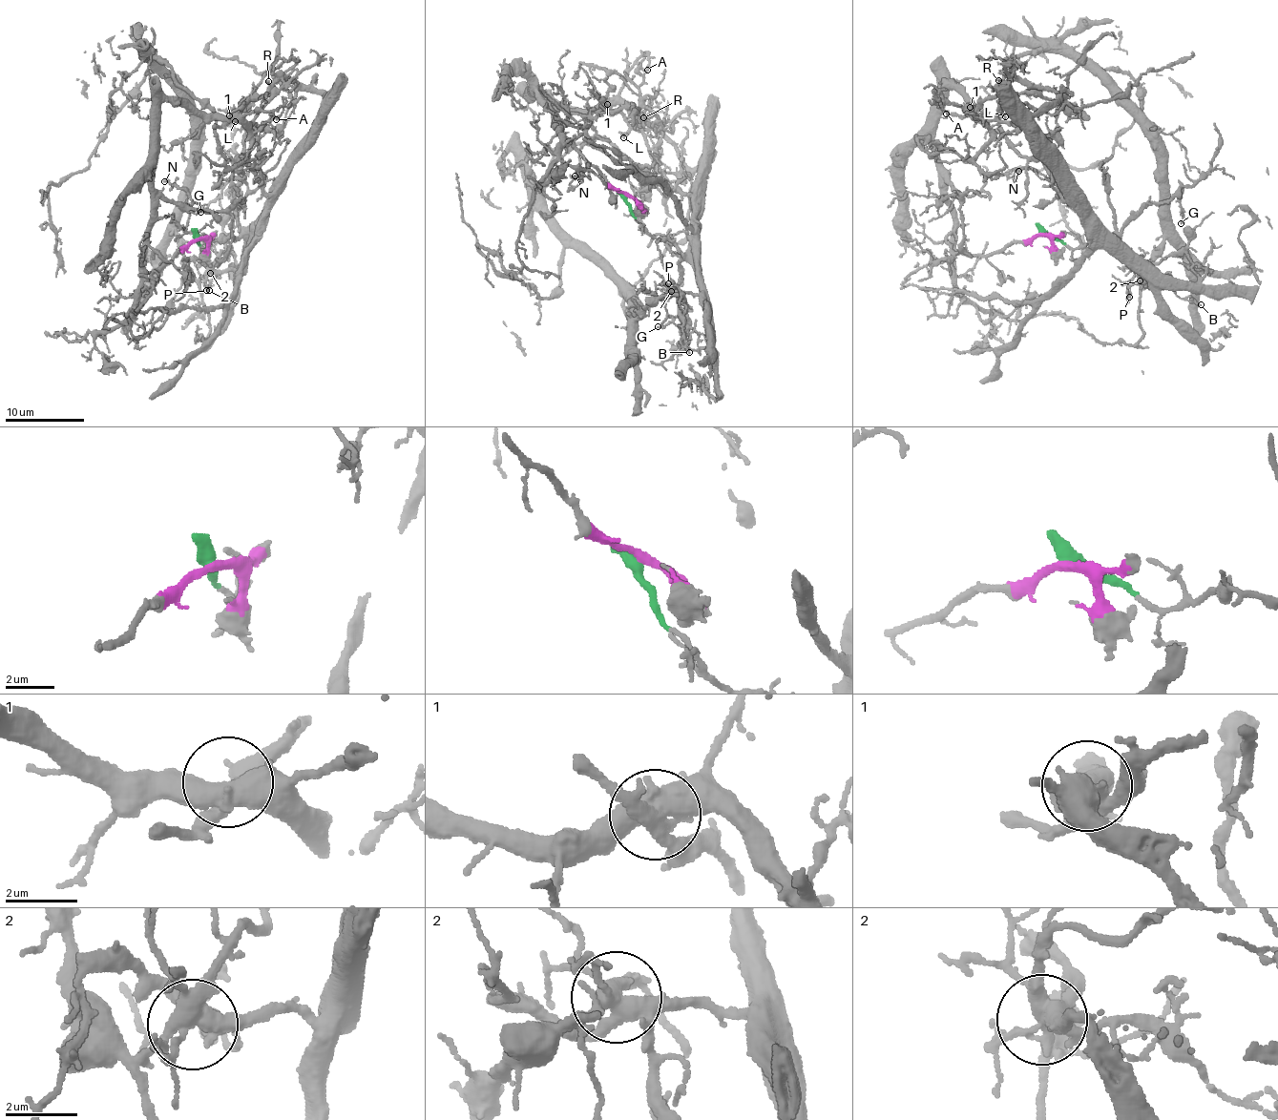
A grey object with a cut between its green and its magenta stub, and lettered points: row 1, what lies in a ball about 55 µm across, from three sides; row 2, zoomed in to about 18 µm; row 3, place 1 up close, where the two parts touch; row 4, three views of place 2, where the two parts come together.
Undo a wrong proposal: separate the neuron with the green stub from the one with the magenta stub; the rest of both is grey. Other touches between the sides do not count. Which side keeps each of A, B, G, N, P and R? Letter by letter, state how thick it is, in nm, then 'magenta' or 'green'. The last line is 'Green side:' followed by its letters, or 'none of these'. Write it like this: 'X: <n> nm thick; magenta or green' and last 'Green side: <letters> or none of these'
A: 180 nm thick; magenta
B: 80 nm thick; green
G: 170 nm thick; green
N: 130 nm thick; magenta
P: 90 nm thick; green
R: 150 nm thick; green
Green side: B, G, P, R

